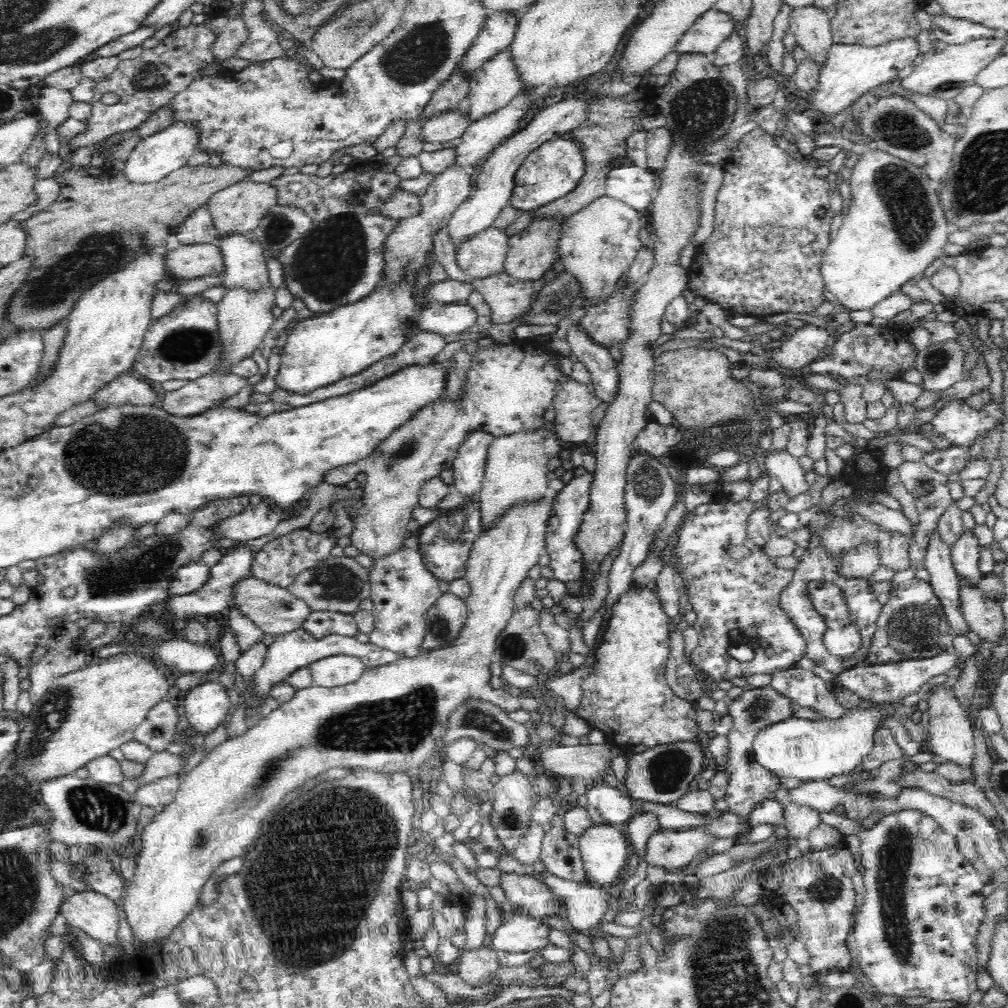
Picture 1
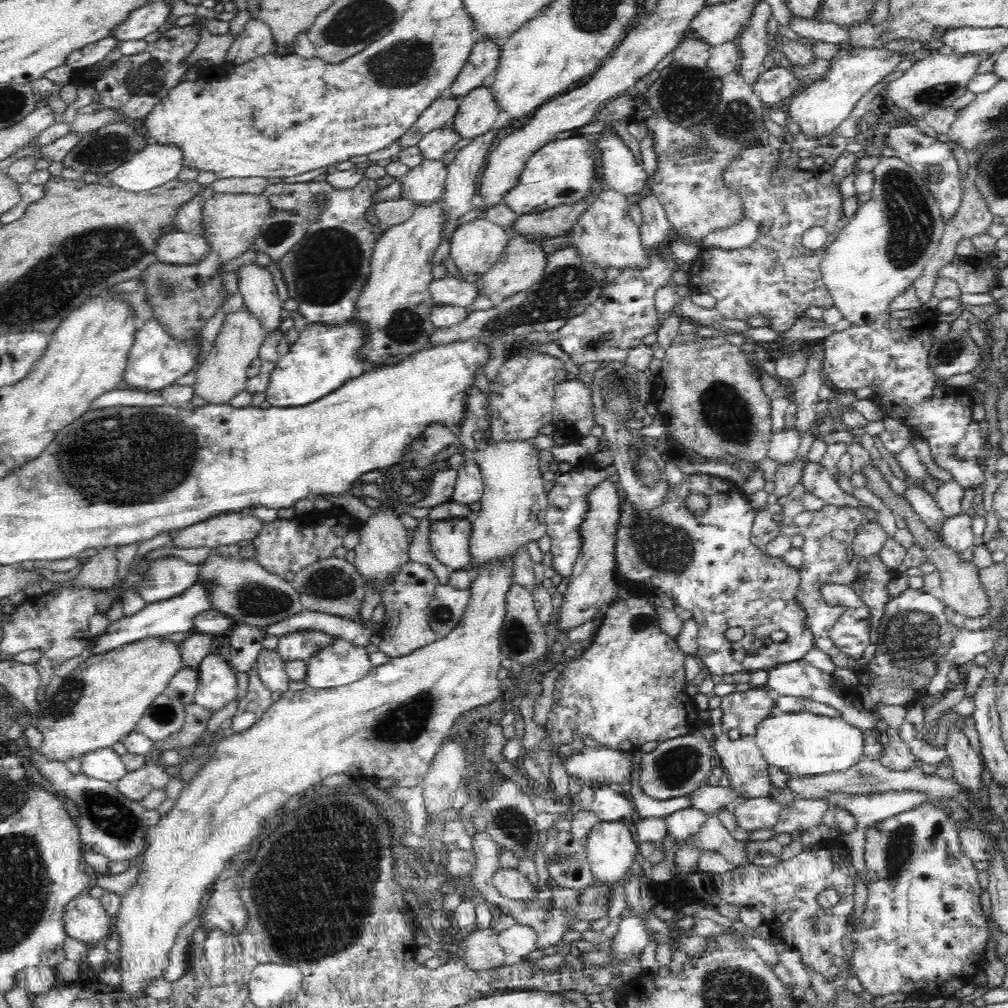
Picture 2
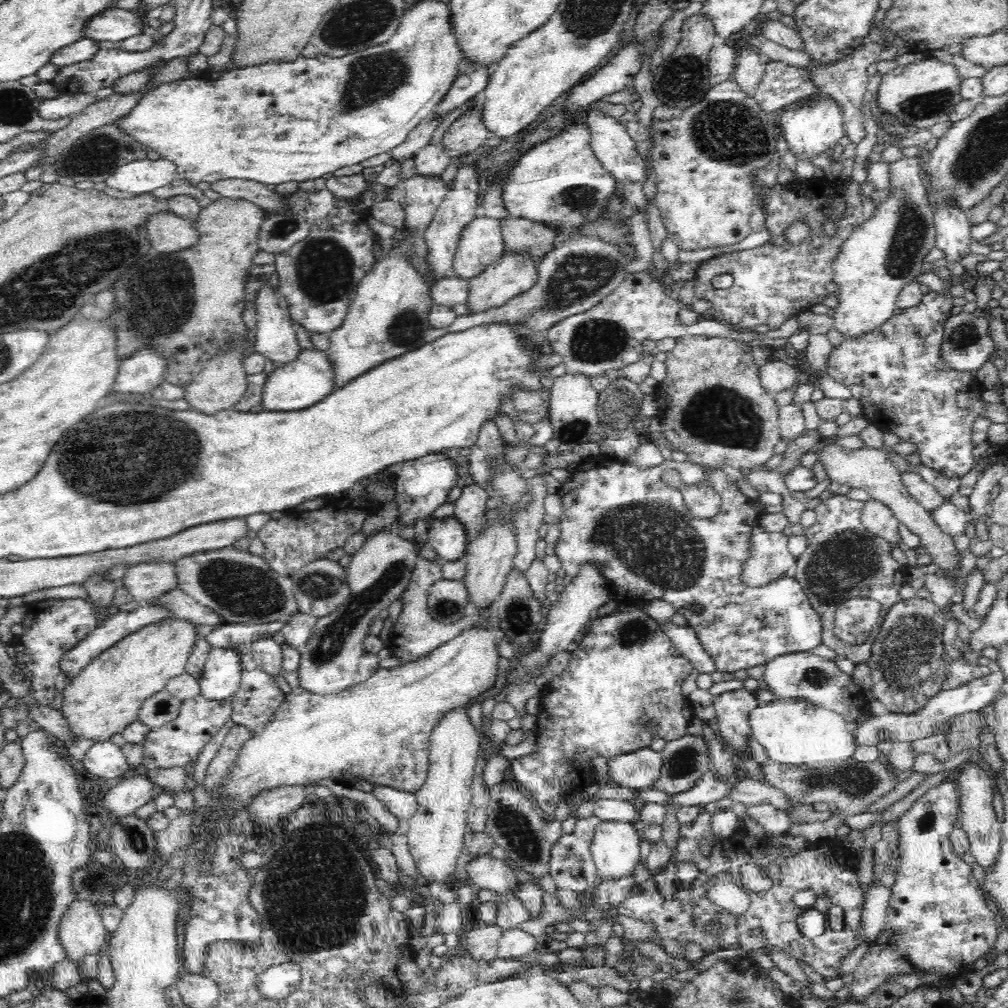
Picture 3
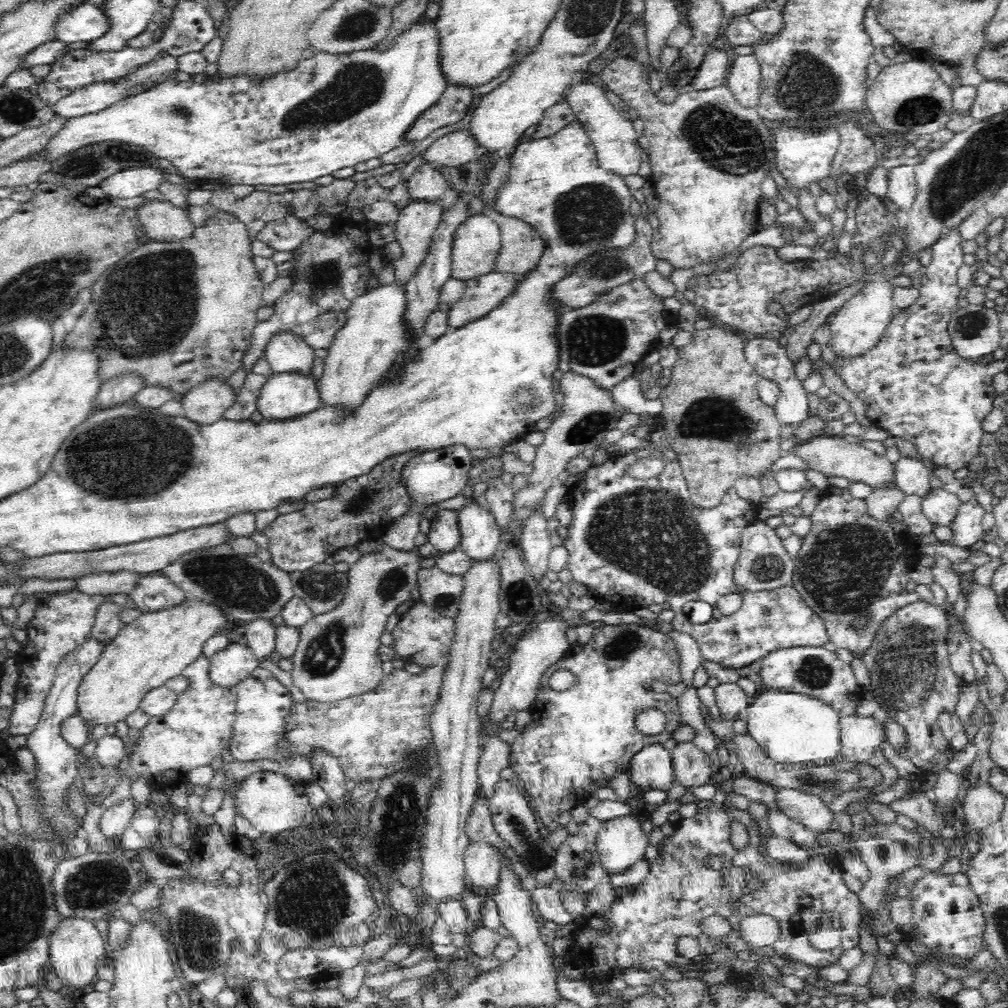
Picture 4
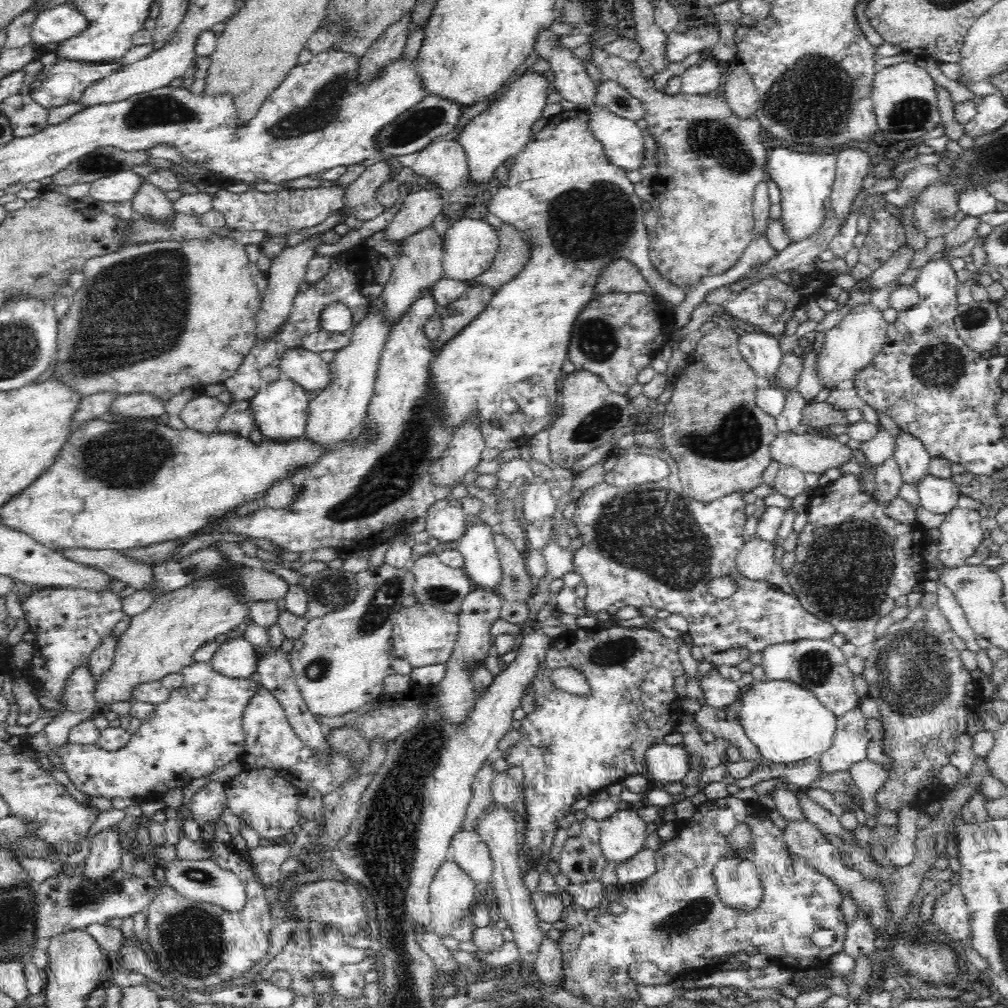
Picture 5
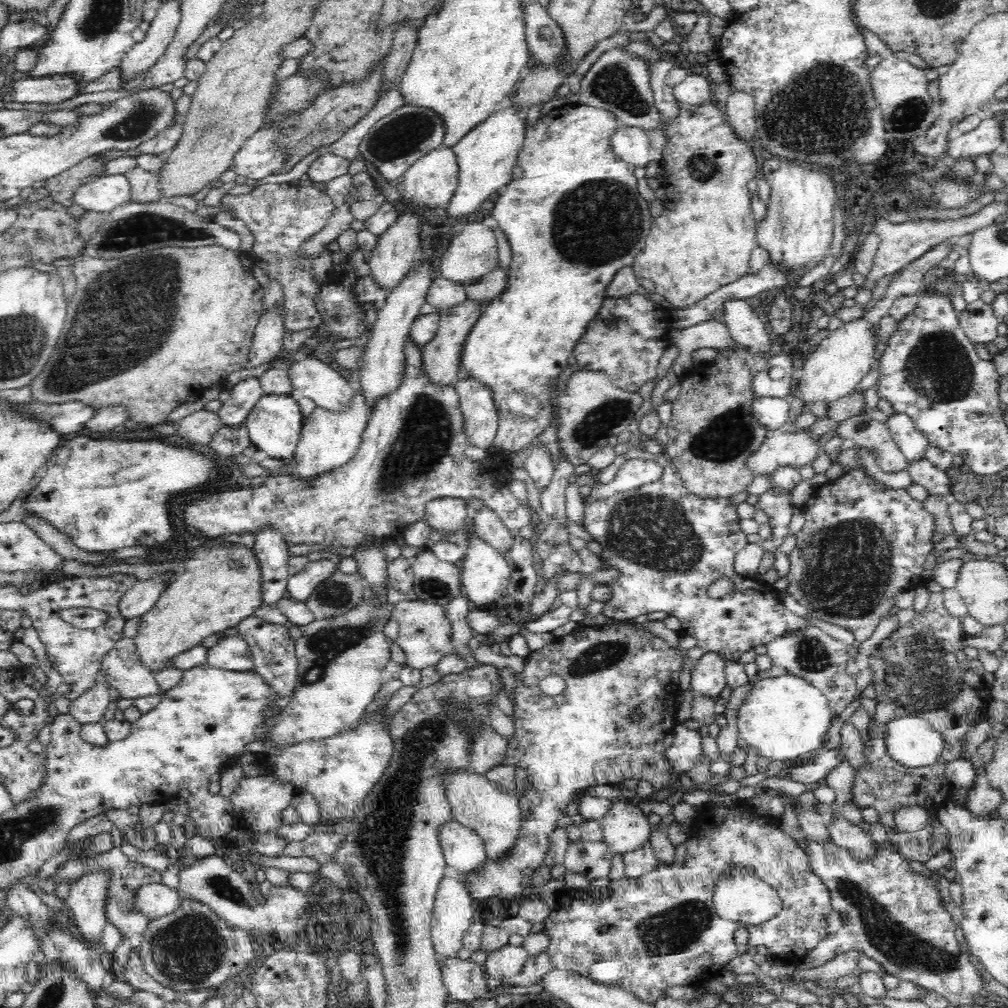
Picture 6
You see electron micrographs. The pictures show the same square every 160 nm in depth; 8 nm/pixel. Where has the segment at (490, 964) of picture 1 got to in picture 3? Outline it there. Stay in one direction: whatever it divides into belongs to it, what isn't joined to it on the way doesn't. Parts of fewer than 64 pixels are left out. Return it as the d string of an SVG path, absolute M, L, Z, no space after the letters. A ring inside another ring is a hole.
M484 922L476 923L466 936L466 953L476 961L491 962L498 957L499 939L503 936L502 927Z

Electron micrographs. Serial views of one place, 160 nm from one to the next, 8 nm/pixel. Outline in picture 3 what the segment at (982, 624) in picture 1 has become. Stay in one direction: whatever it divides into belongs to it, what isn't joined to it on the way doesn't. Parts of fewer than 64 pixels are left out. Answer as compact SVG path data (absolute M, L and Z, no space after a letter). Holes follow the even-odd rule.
M835 444L818 446L819 461L822 463L831 481L836 481L840 485L848 485L853 488L864 489L870 495L870 499L876 500L892 511L900 525L904 525L914 535L920 539L920 547L923 553L932 558L932 564L936 564L944 578L948 578L954 584L954 590L962 590L962 558L963 553L956 549L956 542L945 534L934 521L932 513L926 511L904 487L901 480L901 473L894 467L890 457L886 453L876 450L876 448L847 449Z

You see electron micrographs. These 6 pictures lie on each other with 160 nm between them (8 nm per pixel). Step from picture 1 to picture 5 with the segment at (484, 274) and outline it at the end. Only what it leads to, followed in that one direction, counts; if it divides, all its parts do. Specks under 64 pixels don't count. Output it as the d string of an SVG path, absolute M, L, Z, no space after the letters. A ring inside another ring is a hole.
M453 217L445 232L443 248L443 276L452 280L472 282L494 262L499 246L499 234L486 219Z

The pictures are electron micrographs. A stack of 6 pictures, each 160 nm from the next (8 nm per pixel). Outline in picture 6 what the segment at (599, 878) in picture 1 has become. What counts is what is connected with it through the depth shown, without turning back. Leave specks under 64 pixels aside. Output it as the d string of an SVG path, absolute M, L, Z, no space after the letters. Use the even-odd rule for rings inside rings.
M621 799L614 800L612 808L599 823L603 830L603 843L613 855L623 855L644 846L653 827L638 806Z

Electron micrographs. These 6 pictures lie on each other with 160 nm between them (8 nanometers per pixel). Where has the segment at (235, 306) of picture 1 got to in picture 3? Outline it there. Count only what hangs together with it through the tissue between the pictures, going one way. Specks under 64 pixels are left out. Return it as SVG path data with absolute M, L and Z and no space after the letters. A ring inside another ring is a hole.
M248 331L232 333L208 362L205 362L202 370L185 386L184 399L188 401L189 409L204 411L206 414L232 409L247 389L249 374L245 369L244 360L252 352L254 352L254 344L250 342Z

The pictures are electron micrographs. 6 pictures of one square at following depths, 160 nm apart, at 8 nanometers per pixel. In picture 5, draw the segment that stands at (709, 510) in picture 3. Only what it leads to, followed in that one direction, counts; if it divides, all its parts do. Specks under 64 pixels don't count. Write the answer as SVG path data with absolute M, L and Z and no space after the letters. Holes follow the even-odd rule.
M723 323L703 333L696 348L694 348L690 354L687 354L686 364L684 364L682 372L671 379L673 387L672 396L670 396L670 400L668 400L662 408L664 424L662 424L662 428L657 431L662 439L662 449L672 455L672 458L678 465L679 480L681 481L684 495L692 498L694 501L704 502L704 505L720 501L720 498L726 497L728 494L732 494L732 492L743 493L752 491L758 487L761 484L762 474L765 474L767 467L773 462L770 446L772 446L772 442L776 442L778 436L780 436L780 430L777 426L777 417L770 415L768 411L762 410L762 408L756 404L755 396L761 382L757 374L751 369L751 366L739 353L739 340L740 335L736 334L734 328Z

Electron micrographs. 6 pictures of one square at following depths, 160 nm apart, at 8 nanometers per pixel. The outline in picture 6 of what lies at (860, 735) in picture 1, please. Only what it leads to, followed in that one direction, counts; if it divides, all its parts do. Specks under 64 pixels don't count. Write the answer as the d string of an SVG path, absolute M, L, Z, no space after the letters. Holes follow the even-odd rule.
M788 673L754 683L738 710L739 738L771 762L809 759L810 752L820 750L825 745L830 722L832 712L828 699L803 678Z

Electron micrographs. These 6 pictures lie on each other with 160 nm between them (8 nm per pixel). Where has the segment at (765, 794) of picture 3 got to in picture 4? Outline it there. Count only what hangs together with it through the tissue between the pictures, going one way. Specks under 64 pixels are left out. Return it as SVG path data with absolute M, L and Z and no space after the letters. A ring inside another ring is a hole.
M777 788L775 805L788 818L817 833L826 834L834 820L832 811L824 805L821 797L804 794L799 789Z

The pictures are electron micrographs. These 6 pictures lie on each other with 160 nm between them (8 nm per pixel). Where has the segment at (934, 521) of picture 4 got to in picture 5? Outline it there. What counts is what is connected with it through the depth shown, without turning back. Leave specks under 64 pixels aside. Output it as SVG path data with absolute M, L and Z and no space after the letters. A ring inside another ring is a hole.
M926 475L917 485L921 505L934 514L948 515L958 506L961 497L958 486L951 480Z

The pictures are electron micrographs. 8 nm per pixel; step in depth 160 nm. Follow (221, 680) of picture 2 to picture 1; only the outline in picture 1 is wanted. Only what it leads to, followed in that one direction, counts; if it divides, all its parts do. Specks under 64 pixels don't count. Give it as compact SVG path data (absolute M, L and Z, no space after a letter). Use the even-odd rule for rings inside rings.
M208 680L191 688L183 700L184 716L200 734L212 734L231 715L229 696L222 683Z

